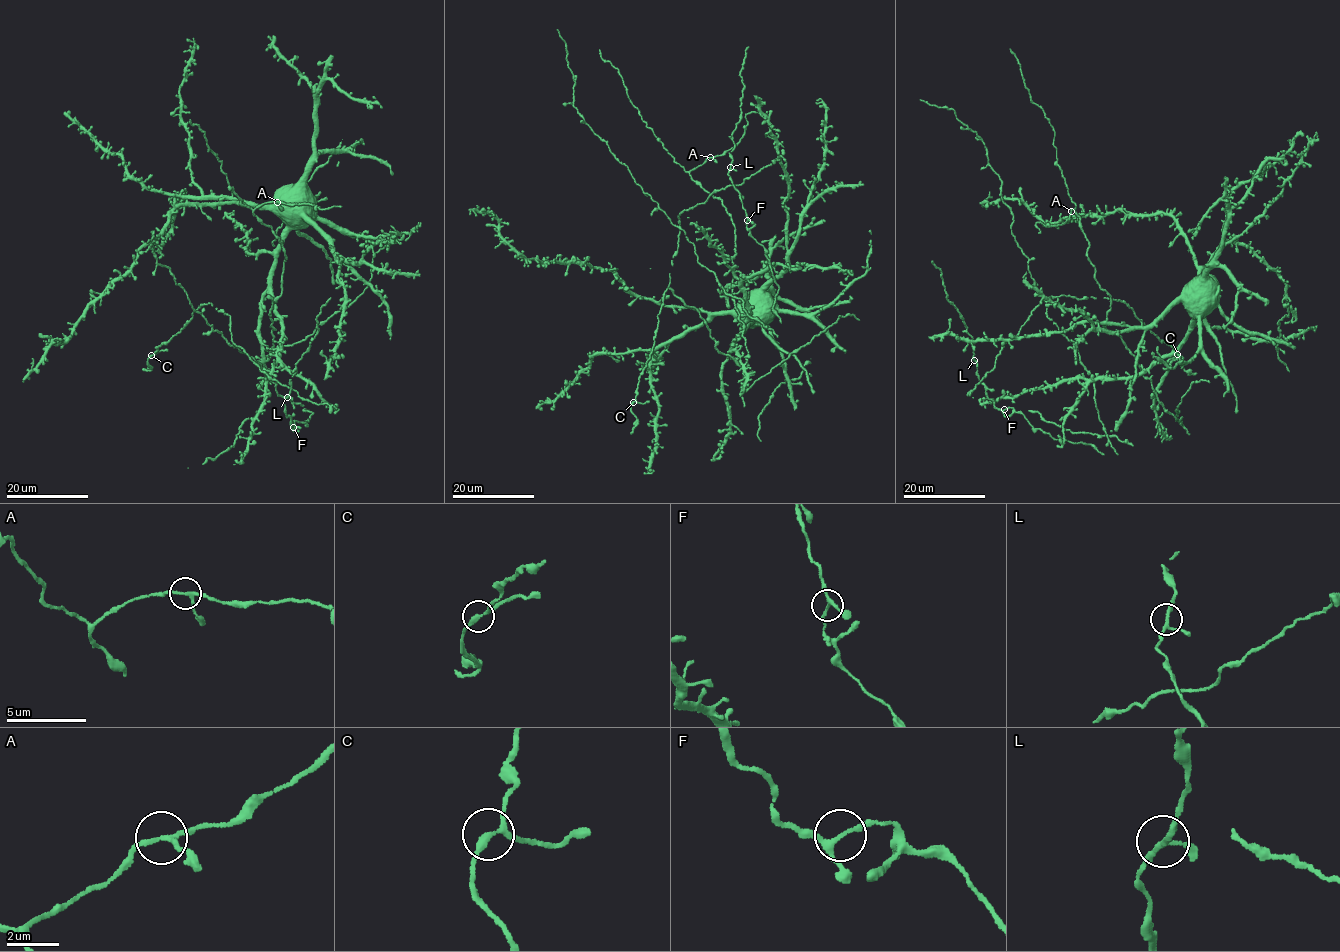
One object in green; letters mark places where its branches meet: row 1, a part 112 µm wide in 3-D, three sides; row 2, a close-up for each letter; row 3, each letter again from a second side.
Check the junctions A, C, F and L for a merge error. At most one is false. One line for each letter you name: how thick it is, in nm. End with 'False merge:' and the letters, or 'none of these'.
False merge: none of these

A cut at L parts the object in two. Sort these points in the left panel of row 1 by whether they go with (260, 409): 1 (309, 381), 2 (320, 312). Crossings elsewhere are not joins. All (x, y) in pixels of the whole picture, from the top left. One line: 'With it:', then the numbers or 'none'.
With it: 1

